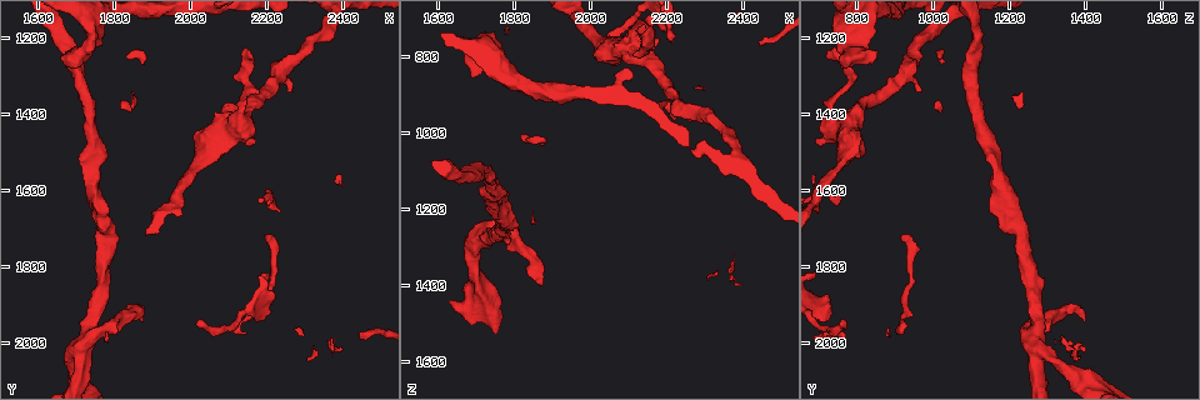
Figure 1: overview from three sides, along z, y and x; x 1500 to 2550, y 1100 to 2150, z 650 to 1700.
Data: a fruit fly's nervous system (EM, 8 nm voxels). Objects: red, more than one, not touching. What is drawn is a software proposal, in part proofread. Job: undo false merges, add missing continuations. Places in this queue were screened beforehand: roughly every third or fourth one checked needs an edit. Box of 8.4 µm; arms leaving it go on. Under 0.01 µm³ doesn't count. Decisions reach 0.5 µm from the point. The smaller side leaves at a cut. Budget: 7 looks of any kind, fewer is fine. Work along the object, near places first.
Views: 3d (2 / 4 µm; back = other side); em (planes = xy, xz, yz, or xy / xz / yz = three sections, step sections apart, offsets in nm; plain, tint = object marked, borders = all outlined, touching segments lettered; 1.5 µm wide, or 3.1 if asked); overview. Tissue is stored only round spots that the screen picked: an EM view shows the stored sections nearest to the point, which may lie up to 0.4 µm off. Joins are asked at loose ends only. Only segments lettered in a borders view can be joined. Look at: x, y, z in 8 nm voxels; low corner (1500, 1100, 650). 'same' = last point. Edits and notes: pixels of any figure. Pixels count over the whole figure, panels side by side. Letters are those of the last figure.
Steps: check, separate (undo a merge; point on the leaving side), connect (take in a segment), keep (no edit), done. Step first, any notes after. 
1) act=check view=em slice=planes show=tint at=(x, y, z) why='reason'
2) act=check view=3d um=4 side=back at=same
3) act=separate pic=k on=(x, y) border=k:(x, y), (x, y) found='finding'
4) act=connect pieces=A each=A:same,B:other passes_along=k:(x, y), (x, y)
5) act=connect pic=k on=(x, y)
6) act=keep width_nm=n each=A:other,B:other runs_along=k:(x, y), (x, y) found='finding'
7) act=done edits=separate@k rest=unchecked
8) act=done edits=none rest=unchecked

act=check view=3d um=2 at=(2025, 1950, 765)

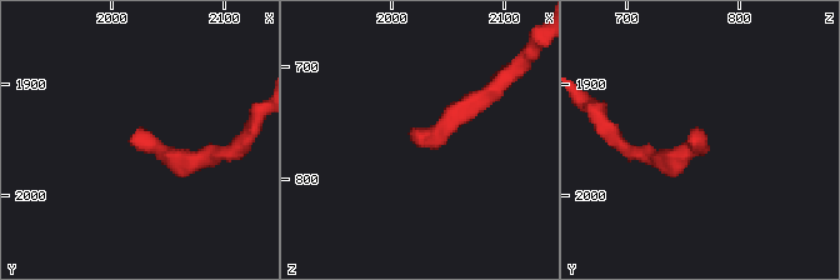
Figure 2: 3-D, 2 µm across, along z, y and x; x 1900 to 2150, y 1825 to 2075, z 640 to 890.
act=check view=em slice=xy step=8 show=borders at=(2020, 1940, 760)

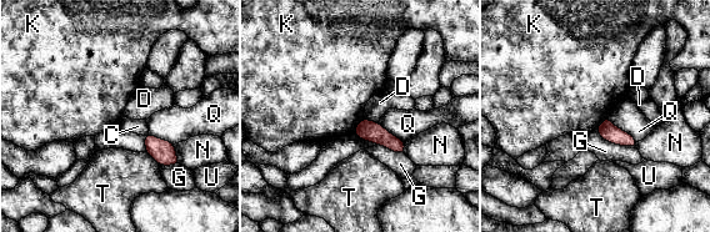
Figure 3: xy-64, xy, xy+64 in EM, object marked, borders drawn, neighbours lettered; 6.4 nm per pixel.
act=keep each=C:other,D:other,G:other,K:other,N:other,Q:other,T:other,U:other found='none of them fits'

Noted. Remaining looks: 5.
act=check view=em slice=planes show=borders at=(1695, 1245, 855) why='branch stops here'

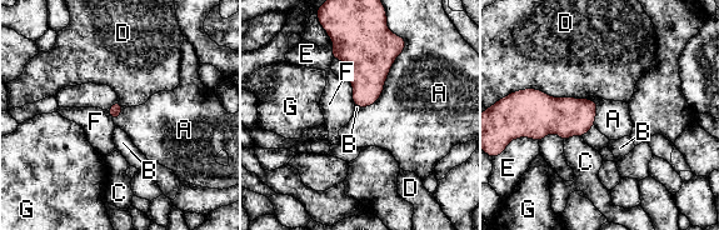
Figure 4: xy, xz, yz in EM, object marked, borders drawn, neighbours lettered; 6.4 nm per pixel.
act=keep each=A:other,B:other,C:other,D:other,E:other,F:other,G:other found='none of them fits'

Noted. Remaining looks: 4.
act=check view=em slice=planes show=borders at=(1720, 1995, 1270) why='looks like a crossing'

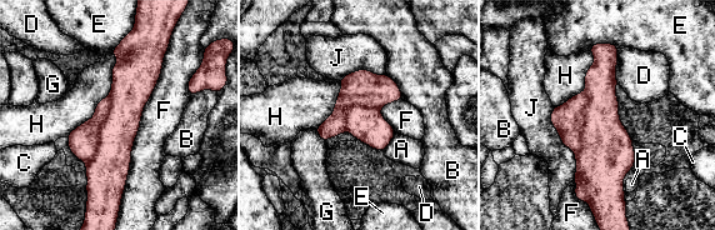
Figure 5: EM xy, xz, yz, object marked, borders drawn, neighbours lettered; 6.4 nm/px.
act=separate pic=5 on=(83, 141) longest_contact=F:1050nm each=A:other,B:other,C:other,D:other,E:other,F:other,G:other,H:other,J:other border=5:(109, 96), (98, 148), (86, 163) found='two neurons meet here'

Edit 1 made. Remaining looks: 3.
act=done edits=separate@5 rest=unchecked

